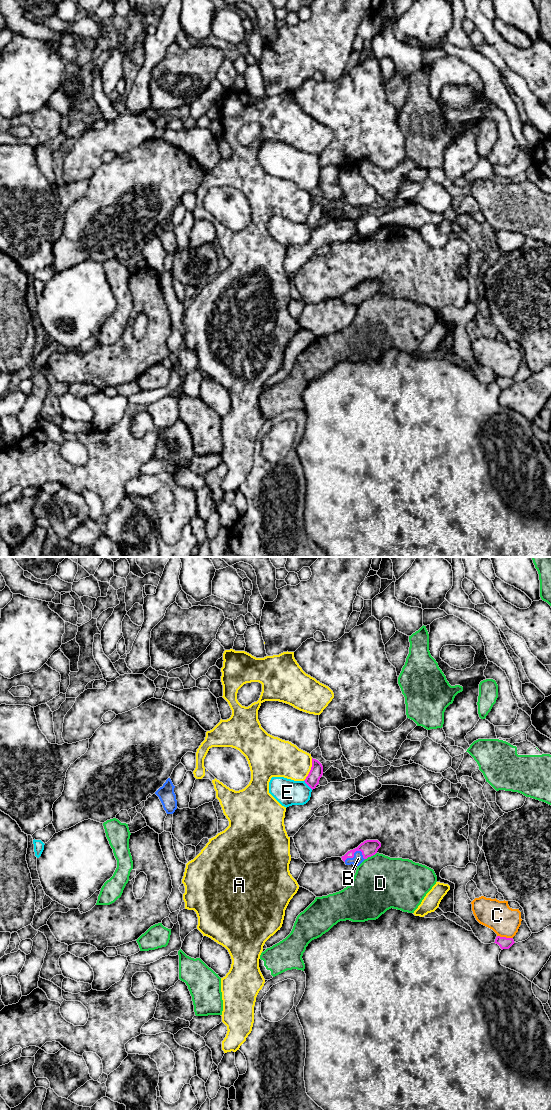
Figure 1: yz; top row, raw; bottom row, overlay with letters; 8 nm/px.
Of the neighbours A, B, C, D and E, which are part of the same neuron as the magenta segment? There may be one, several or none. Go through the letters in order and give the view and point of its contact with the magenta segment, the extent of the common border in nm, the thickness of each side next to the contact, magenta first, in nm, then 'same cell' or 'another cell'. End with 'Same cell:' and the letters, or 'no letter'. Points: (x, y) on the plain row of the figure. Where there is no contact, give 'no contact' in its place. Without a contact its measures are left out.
A: contact yz (311, 209); length 200 nm; calibres 110 and 280 nm; another cell
B: contact yz (354, 292); length 170 nm; calibres 130 and 80 nm; same cell
C: contact yz (505, 377); length 130 nm; calibres 100 and 240 nm; another cell
D: contact yz (370, 296); length 110 nm; calibres 130 and 440 nm; another cell
E: contact yz (308, 225); length 100 nm; calibres 110 and 220 nm; another cell
Same cell: B

